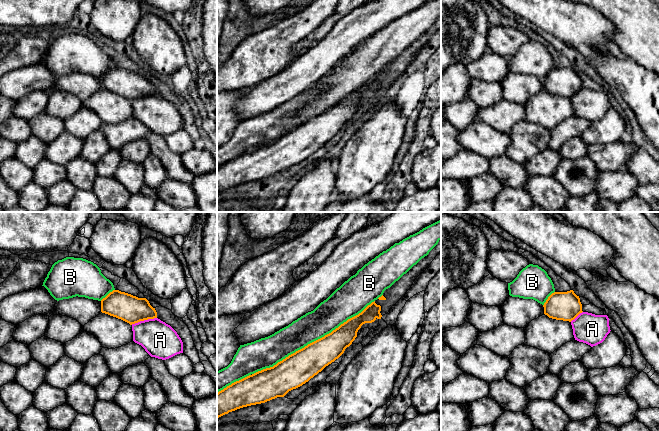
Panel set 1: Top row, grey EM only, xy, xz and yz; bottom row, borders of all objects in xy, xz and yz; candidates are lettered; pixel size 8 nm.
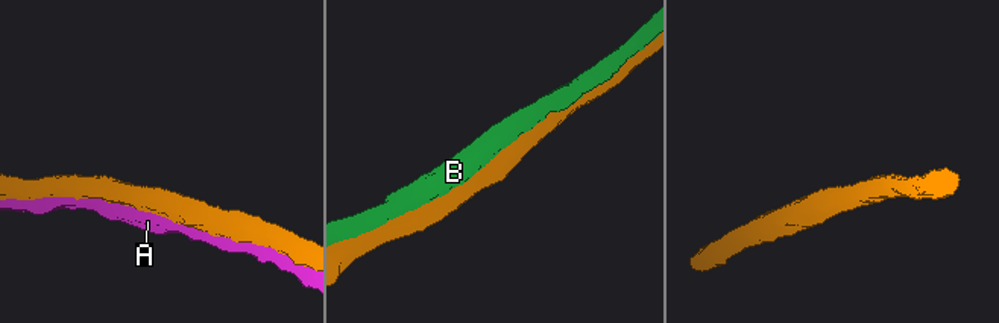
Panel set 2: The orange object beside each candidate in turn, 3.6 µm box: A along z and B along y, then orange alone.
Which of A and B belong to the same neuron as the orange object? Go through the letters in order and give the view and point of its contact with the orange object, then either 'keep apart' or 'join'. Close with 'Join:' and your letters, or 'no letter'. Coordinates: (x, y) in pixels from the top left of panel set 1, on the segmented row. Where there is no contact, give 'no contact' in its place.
A: contact xy (143, 320); keep apart
B: contact xz (314, 341); keep apart
Join: no letter

